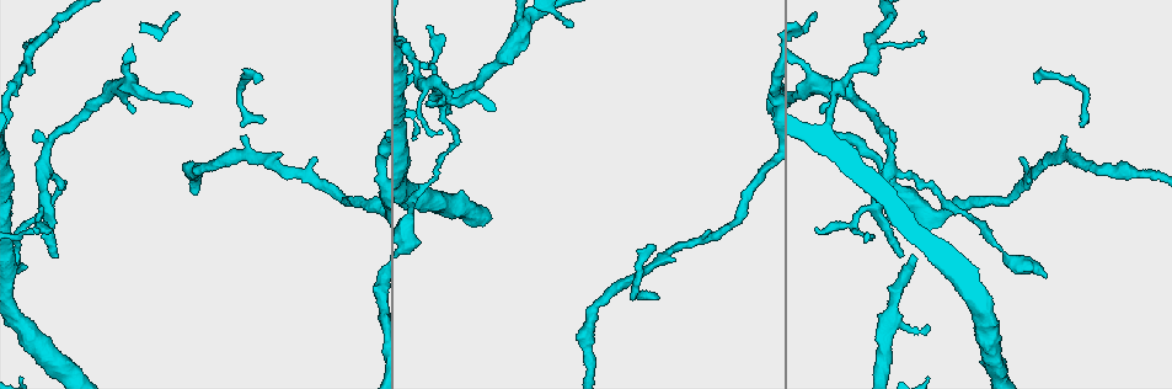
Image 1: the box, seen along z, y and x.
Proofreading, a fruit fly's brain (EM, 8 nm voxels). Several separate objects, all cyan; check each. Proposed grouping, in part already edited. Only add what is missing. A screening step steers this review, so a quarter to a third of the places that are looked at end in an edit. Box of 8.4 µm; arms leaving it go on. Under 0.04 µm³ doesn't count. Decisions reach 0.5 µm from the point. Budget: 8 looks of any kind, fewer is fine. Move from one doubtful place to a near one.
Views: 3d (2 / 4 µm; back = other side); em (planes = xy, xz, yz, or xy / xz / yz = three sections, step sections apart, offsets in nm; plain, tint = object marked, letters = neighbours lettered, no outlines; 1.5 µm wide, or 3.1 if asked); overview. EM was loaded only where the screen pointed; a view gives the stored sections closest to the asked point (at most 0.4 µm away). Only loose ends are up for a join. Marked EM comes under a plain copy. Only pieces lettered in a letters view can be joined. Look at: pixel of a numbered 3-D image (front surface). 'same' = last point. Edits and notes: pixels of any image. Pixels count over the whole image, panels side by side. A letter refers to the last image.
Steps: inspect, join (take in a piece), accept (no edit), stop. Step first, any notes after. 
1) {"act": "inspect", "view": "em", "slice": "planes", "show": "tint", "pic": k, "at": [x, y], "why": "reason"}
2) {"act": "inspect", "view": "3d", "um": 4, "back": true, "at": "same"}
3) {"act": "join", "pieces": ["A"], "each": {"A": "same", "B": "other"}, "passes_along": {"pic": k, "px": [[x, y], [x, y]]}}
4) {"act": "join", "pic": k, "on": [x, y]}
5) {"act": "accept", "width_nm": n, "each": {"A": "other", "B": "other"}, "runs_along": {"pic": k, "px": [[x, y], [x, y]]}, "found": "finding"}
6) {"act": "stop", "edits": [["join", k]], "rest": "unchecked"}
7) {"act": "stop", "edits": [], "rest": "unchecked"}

{"act": "inspect", "view": "3d", "um": 2, "pic": 1, "at": [58, 258], "why": "free end"}

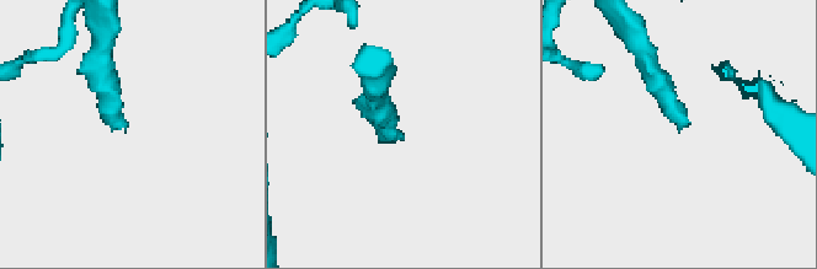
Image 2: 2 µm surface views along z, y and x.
{"act": "inspect", "view": "em", "slice": "yz", "step": 4, "show": "tint", "pic": 2, "at": [685, 126]}

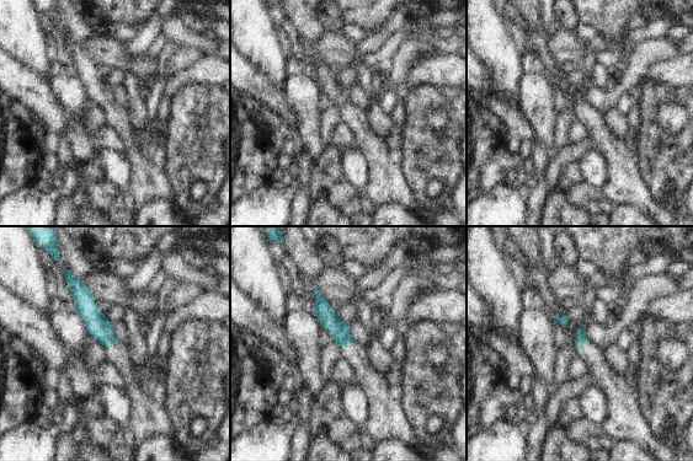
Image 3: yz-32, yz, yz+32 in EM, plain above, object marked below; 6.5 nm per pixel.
{"act": "inspect", "view": "em", "slice": "planes", "show": "letters", "at": "same"}

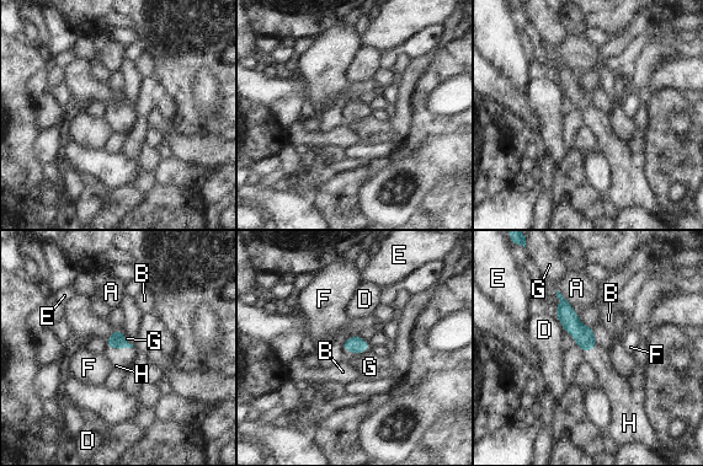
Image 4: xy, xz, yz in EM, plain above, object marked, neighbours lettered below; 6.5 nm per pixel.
{"act": "join", "pieces": ["H"], "width_nm": 100, "each": {"A": "other", "B": "other", "D": "other", "E": "other", "F": "other", "G": "other", "H": "same"}, "passes_along": {"pic": 4, "px": [[117, 341], [120, 348], [117, 358]]}, "found": "it goes on there"}

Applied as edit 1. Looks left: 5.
{"act": "inspect", "view": "overview"}

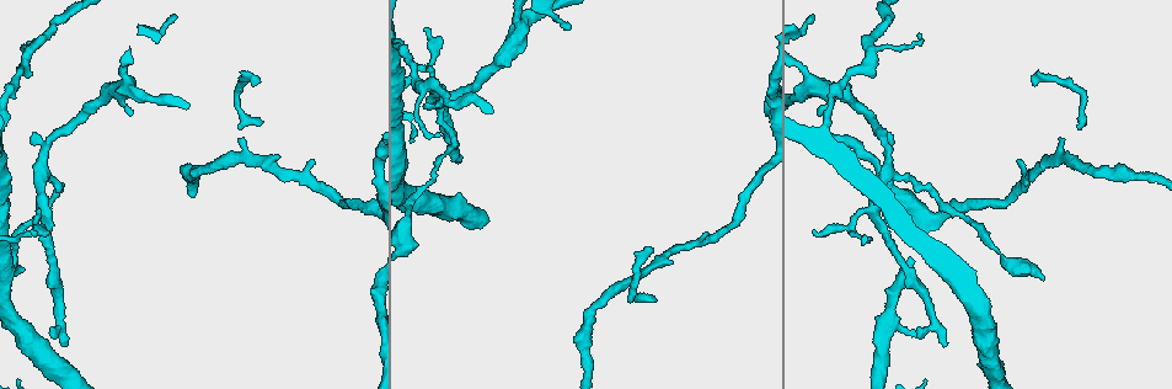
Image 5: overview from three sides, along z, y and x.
{"act": "inspect", "view": "3d", "um": 2, "back": true, "pic": 5, "at": [424, 29]}

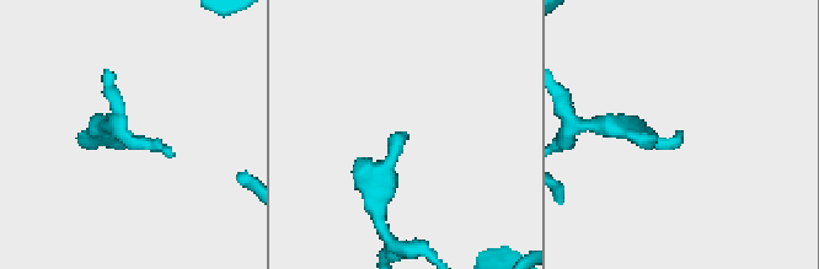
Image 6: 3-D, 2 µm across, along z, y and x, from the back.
{"act": "inspect", "view": "em", "slice": "yz", "step": 4, "show": "tint", "pic": 6, "at": [407, 134]}

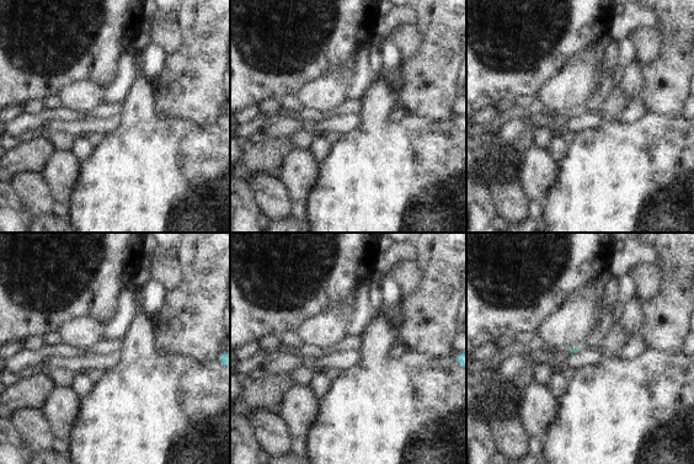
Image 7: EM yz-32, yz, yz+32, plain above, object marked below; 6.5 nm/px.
{"act": "inspect", "view": "em", "slice": "planes", "show": "letters", "at": "same"}

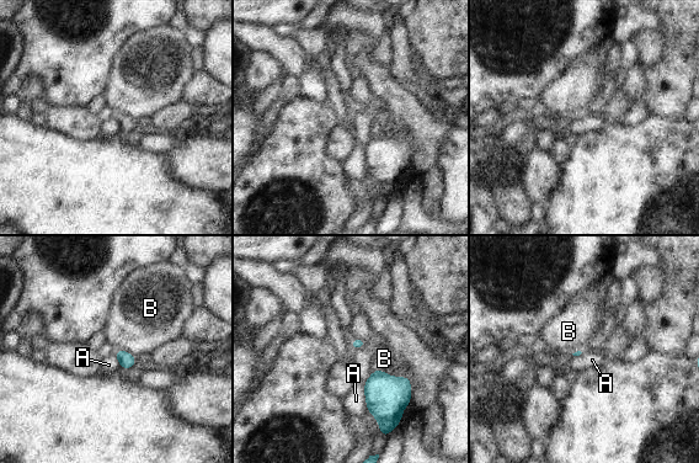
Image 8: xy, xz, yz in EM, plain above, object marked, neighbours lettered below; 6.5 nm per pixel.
{"act": "accept", "longest_contact_nm": ["B", 300], "each": {"A": "other", "B": "other"}, "found": "none of them fits"}

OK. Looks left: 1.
{"act": "inspect", "view": "em", "slice": "planes", "show": "letters", "pic": 5, "at": [917, 35], "why": "tapers out"}

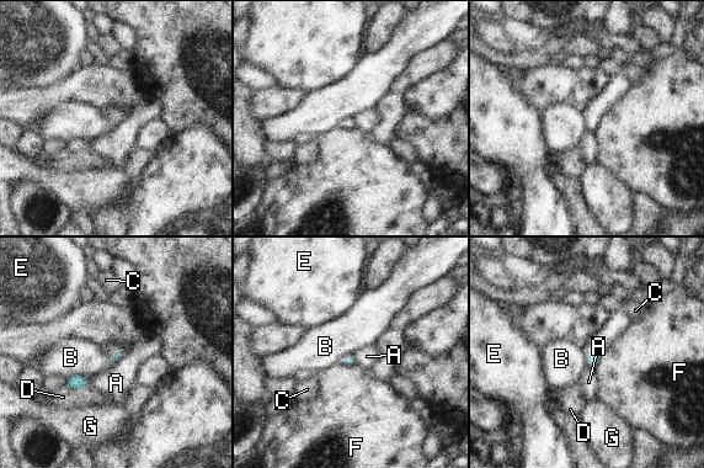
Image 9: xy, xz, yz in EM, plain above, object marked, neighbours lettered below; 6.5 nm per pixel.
{"act": "accept", "longest_contact_nm": ["B", 150], "each": {"A": "other", "B": "other", "C": "other", "D": "other", "E": "other", "F": "other", "G": "other"}, "found": "no lettered piece goes on from it"}

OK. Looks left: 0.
{"act": "stop", "edits": [["join", 4]], "rest": "unchecked"}

